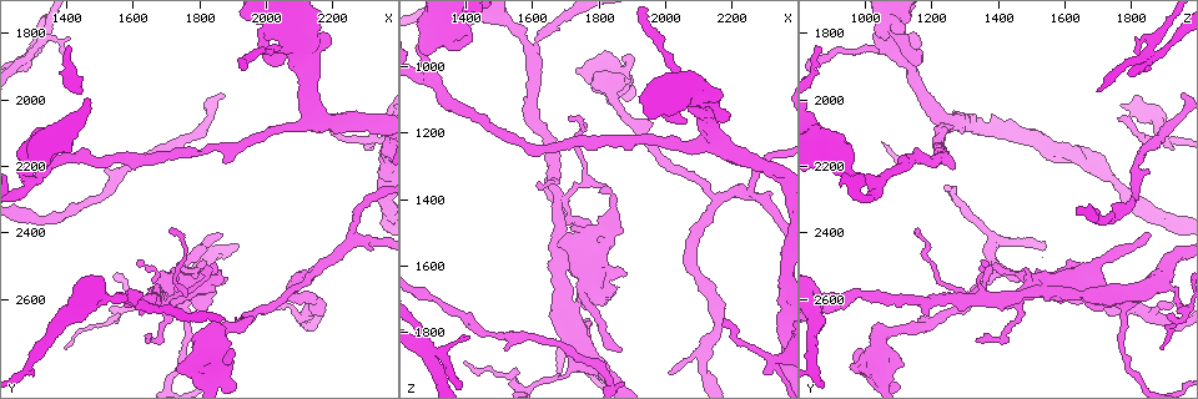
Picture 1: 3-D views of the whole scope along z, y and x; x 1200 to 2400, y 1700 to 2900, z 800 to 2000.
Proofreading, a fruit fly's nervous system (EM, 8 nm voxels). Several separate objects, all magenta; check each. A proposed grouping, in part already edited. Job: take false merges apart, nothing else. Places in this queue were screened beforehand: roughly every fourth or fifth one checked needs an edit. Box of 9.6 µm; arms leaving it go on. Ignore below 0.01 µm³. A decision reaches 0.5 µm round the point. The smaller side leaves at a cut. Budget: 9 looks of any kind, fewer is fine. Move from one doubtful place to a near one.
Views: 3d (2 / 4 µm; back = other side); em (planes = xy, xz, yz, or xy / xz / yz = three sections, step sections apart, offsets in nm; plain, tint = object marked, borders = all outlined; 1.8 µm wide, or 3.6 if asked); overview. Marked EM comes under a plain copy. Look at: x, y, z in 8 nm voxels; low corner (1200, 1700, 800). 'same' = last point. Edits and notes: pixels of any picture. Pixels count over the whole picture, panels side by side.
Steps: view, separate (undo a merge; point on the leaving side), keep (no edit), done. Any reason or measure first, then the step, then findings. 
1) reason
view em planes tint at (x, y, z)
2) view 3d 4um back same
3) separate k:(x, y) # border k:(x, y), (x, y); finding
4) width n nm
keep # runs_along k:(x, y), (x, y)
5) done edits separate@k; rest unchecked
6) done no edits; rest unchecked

arms part here
view 3d 2um at (2320, 2100, 1890)

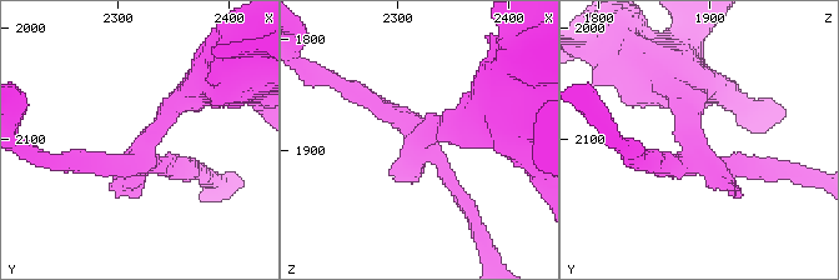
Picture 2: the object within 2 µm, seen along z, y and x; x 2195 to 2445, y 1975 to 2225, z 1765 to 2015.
arms 3; need the tissue
view em yz step 8 tint at (2326, 2106, 1884)

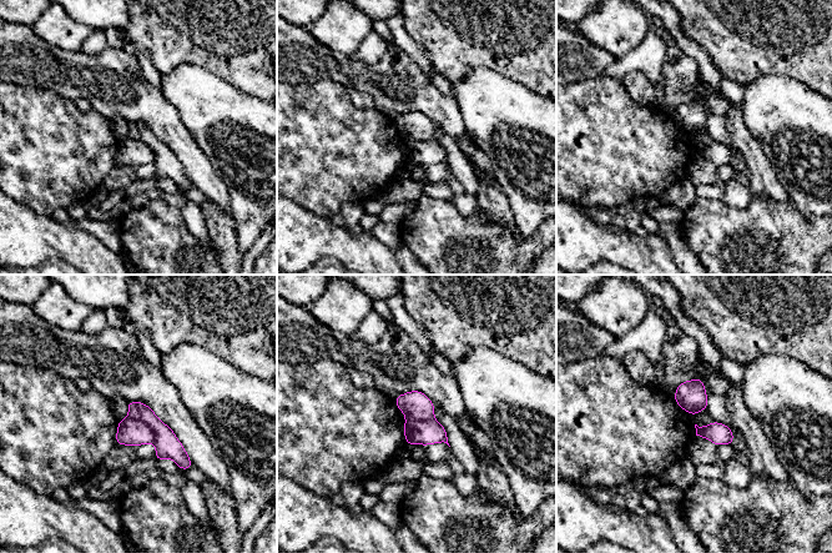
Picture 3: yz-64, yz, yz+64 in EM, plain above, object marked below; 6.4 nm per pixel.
view em planes borders same

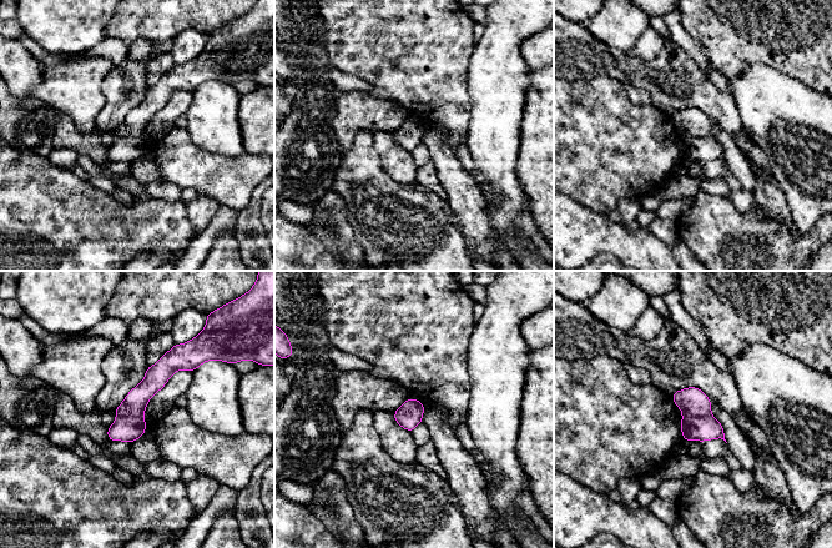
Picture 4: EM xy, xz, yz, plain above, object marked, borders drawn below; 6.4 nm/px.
separate 4:(691, 401) # border 4:(684, 413), (712, 417), (717, 422); a second cell is stuck on

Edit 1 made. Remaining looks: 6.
see it whole again
view overview

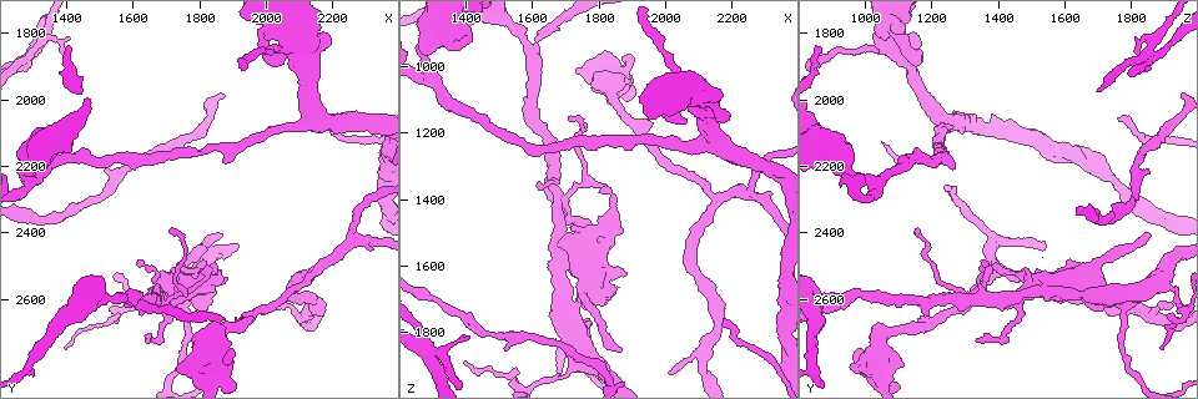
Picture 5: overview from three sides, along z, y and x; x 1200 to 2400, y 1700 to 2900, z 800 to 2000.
abrupt turn
view em planes tint at (1590, 2600, 940)

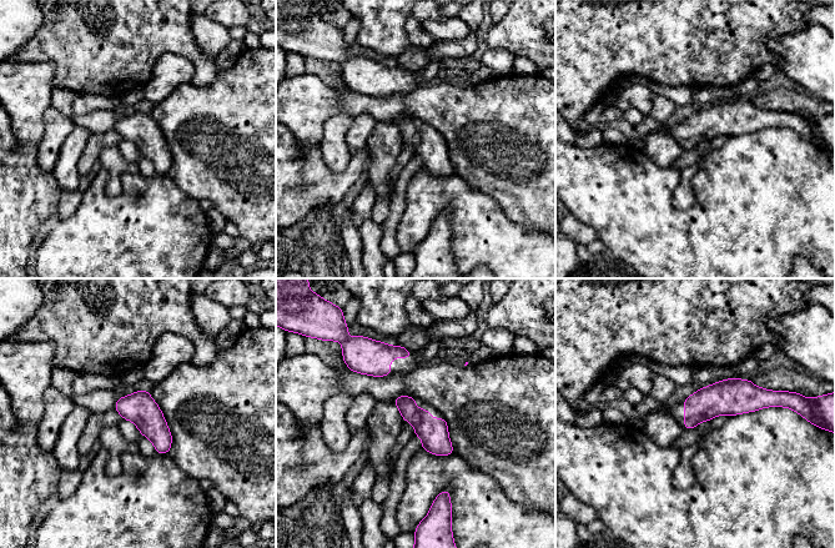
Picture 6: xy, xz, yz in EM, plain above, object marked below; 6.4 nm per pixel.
keep # one cell here

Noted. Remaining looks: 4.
done edits separate@4; rest unchecked

